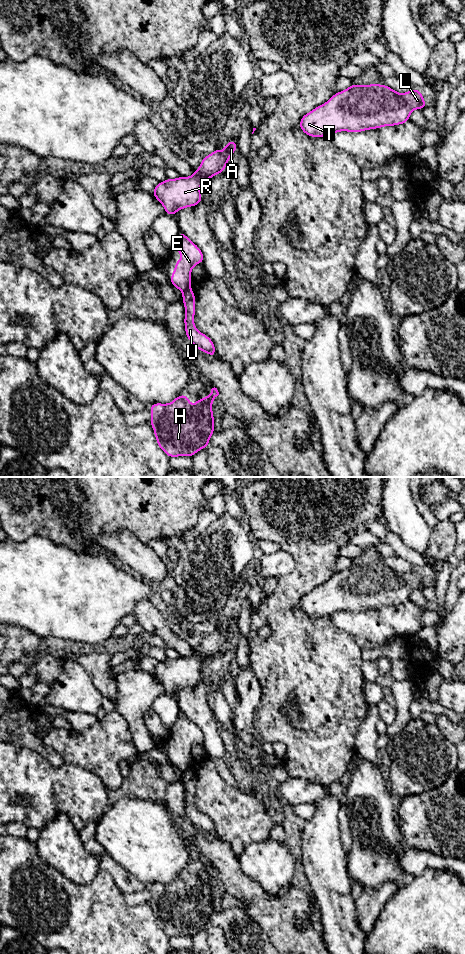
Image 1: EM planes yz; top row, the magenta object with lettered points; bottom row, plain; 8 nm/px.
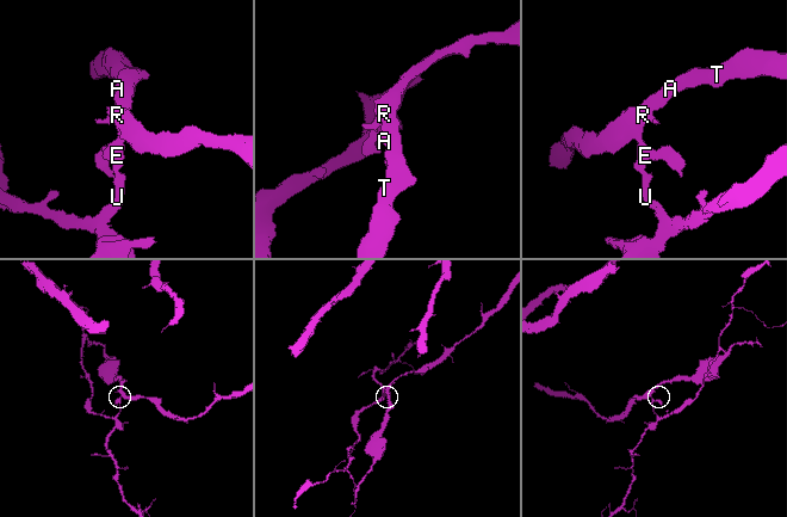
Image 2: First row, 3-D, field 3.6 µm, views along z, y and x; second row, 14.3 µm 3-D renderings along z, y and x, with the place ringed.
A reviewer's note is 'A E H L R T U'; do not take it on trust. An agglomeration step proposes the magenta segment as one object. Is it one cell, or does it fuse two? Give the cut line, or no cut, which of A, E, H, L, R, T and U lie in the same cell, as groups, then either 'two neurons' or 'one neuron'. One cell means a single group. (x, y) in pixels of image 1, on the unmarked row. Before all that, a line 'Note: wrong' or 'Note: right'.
Note: wrong
yz (189, 765), (182, 771) | A E L R T / H U | two neurons

